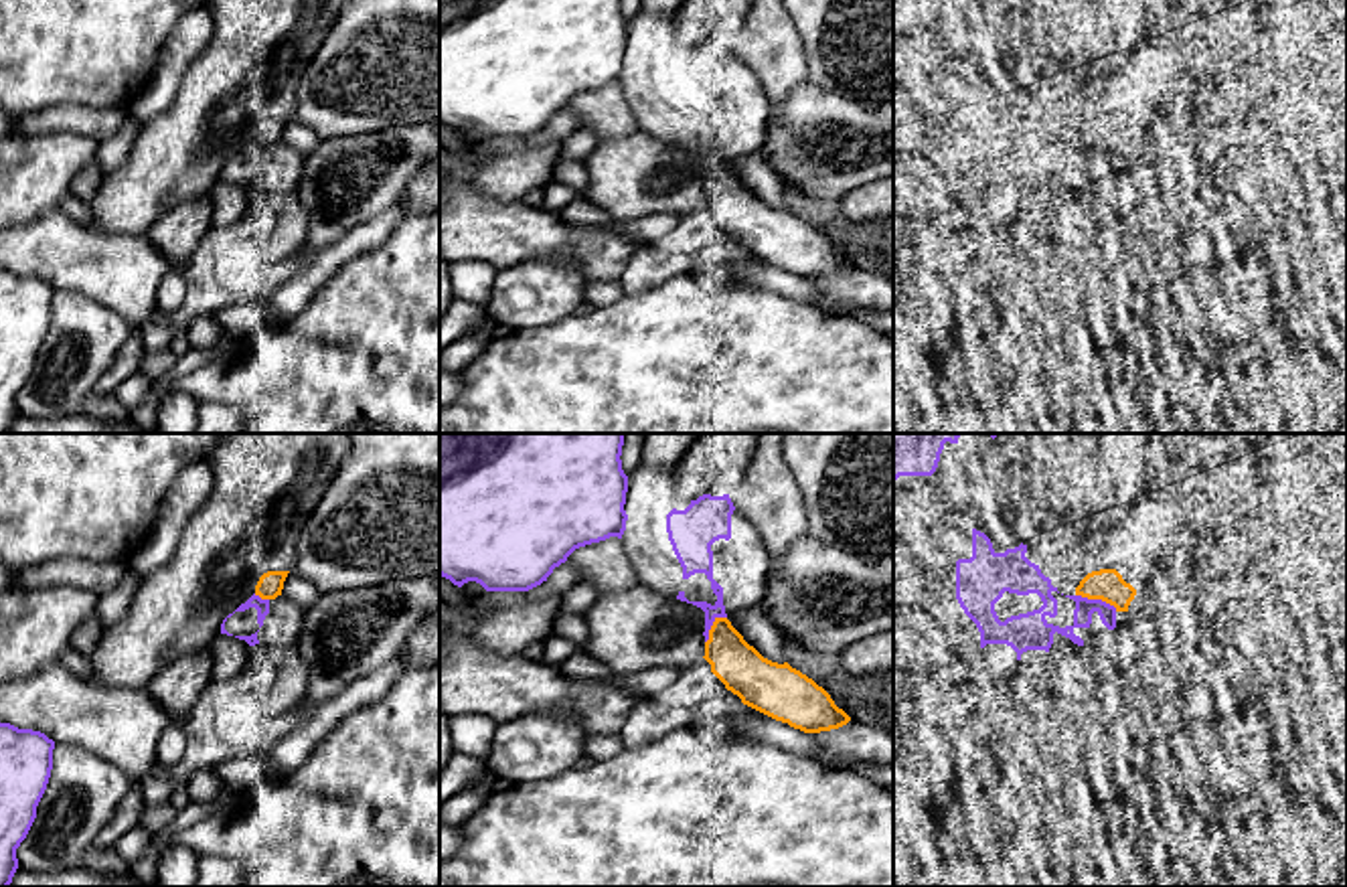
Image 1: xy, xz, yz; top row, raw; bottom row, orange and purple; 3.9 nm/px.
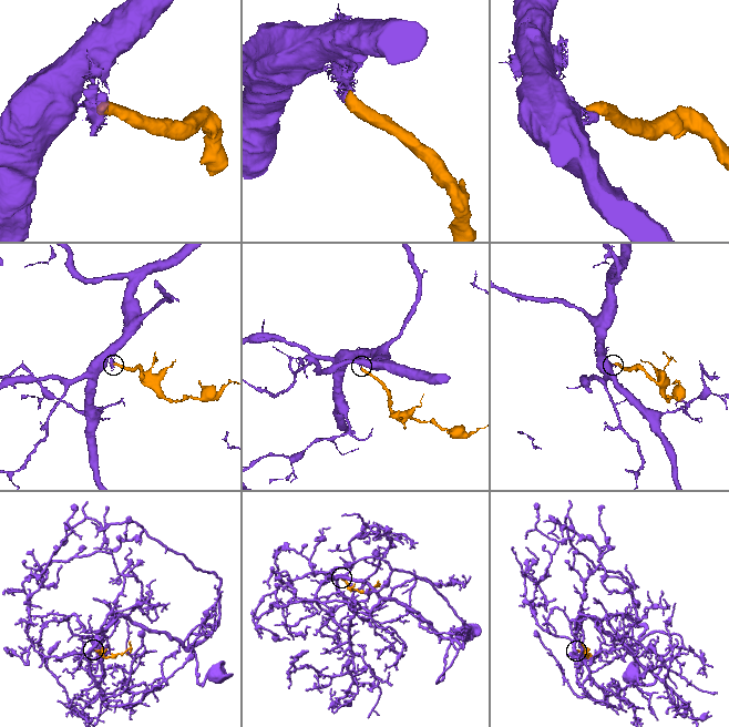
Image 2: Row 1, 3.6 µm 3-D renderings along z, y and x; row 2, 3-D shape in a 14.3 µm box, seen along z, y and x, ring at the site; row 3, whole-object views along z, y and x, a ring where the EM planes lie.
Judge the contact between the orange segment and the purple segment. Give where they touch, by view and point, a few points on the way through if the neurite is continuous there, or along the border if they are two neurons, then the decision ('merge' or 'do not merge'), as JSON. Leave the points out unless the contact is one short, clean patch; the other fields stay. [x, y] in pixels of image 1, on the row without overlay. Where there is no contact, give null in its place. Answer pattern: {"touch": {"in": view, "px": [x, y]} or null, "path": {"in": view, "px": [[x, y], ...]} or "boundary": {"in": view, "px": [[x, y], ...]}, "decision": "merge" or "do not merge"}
{"touch": {"in": "yz", "px": [1096, 144]}, "decision": "do not merge"}

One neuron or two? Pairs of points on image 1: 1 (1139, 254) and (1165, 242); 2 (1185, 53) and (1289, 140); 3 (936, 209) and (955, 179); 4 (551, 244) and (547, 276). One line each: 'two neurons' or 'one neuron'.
1: two neurons
2: one neuron
3: two neurons
4: two neurons

